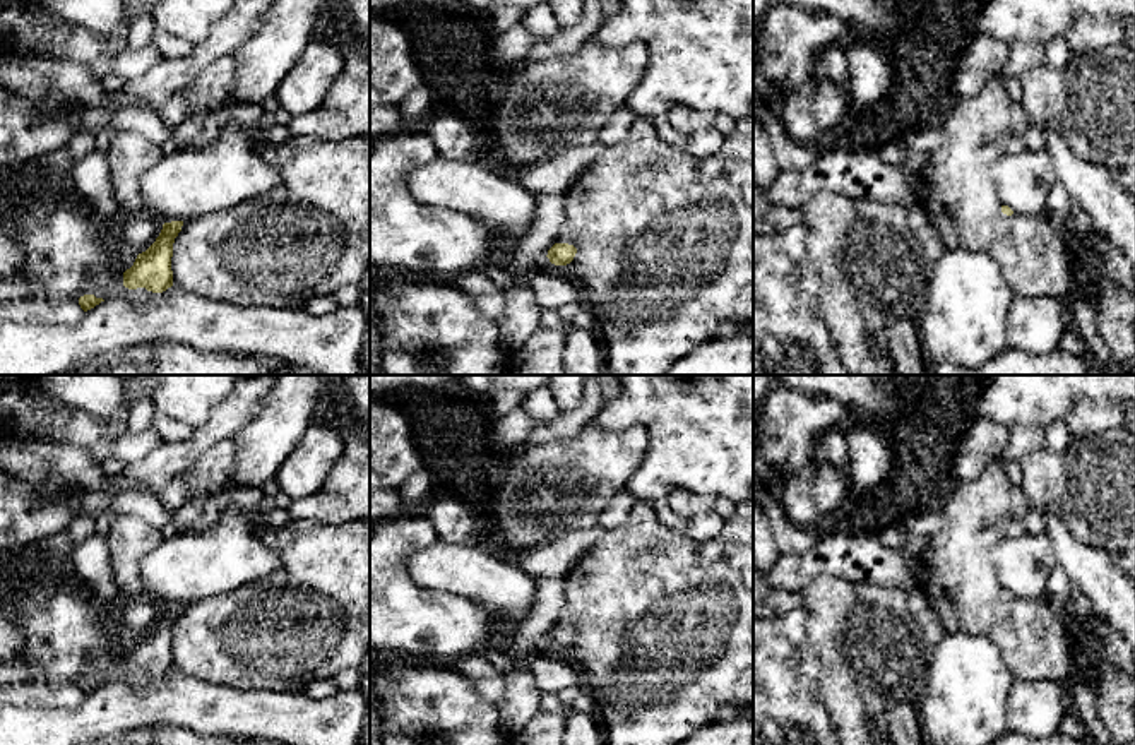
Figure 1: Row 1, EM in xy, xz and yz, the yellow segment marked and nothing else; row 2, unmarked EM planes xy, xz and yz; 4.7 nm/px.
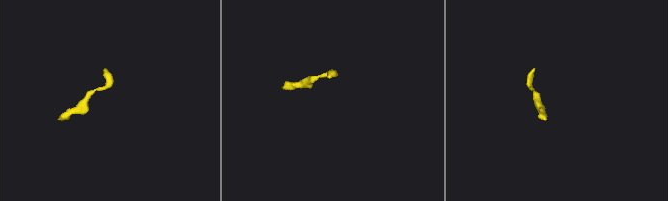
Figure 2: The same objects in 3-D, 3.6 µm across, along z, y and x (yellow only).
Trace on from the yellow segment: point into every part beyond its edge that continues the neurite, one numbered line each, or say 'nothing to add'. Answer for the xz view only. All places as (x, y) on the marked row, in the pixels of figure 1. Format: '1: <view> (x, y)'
1: xz (665, 240)

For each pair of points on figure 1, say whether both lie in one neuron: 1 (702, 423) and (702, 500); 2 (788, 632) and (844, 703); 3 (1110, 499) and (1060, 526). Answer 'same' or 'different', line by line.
1: different
2: different
3: different

